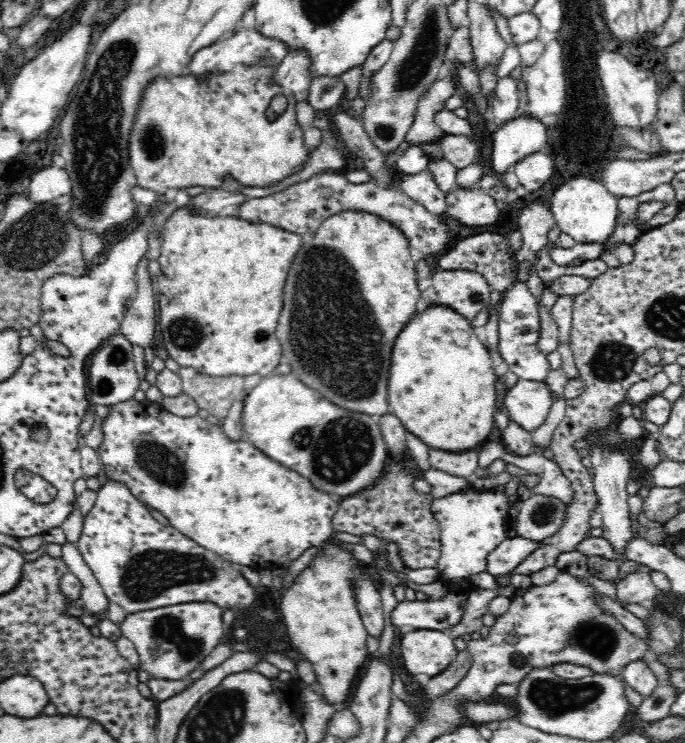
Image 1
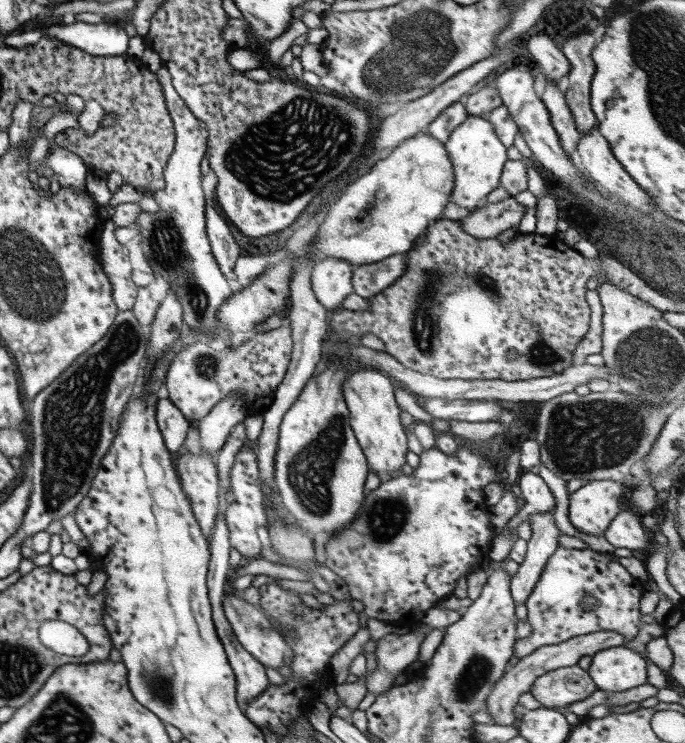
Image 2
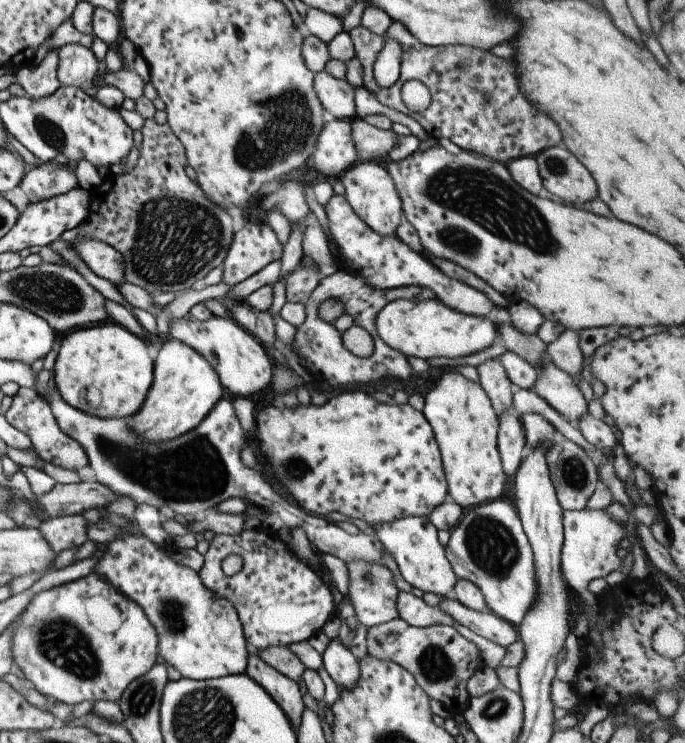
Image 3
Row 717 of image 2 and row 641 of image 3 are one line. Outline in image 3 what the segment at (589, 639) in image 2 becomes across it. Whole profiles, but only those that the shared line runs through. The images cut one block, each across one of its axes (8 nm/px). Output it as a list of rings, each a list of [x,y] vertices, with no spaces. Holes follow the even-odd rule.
[[[452,596],[441,597],[439,608],[453,622],[458,622],[471,632],[475,632],[475,634],[479,634],[479,636],[487,638],[487,640],[491,640],[499,646],[508,647],[518,638],[513,626],[506,620],[501,620],[501,618],[495,616],[489,608],[483,611],[471,610],[463,604],[459,604]]]

